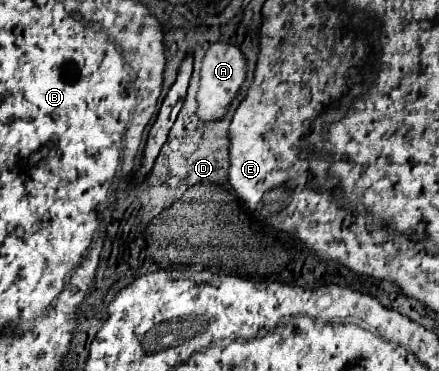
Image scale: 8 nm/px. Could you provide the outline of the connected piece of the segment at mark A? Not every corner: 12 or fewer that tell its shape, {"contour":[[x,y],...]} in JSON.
{"contour":[[210,45],[196,97],[202,123],[220,121],[246,79],[240,49]]}

